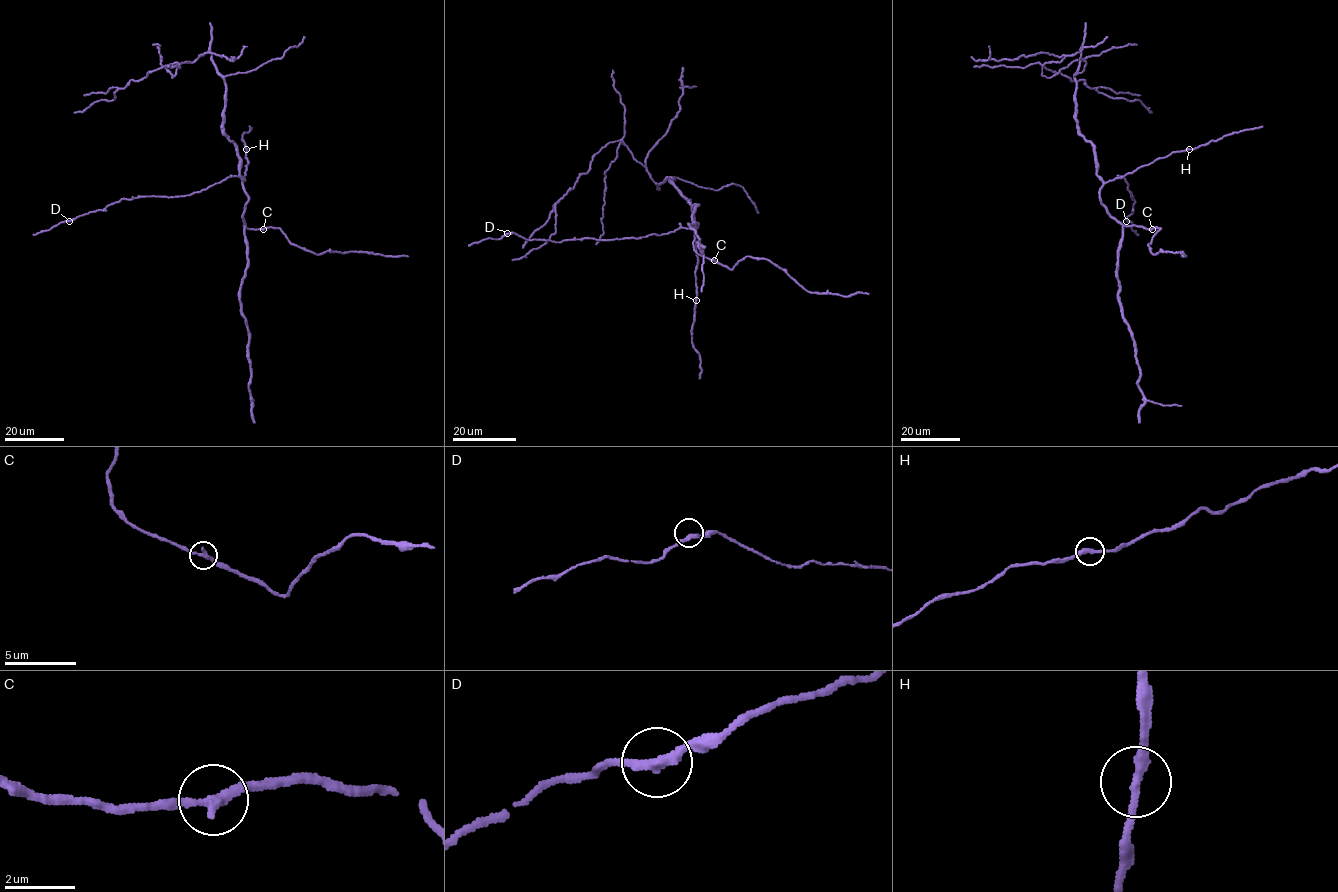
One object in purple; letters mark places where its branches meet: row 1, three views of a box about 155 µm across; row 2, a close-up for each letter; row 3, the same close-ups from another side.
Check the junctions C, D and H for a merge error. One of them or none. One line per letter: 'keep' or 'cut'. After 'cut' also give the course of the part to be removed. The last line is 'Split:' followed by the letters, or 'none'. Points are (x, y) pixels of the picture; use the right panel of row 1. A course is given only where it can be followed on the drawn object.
C: keep
D: keep
H: keep
Split: none

